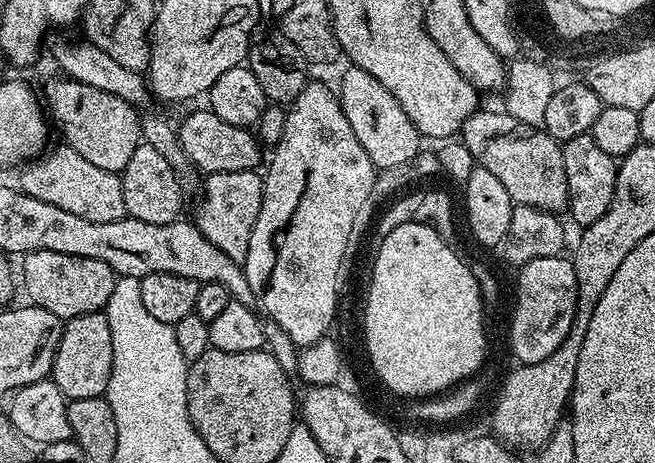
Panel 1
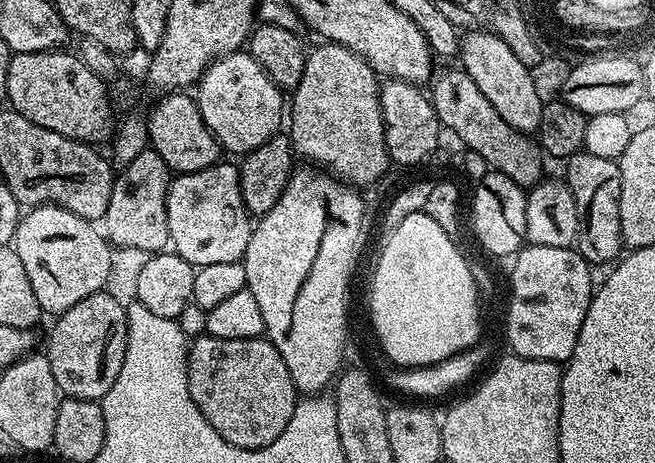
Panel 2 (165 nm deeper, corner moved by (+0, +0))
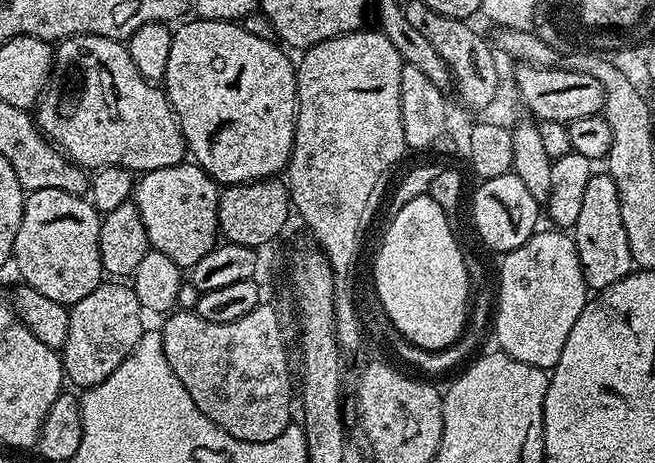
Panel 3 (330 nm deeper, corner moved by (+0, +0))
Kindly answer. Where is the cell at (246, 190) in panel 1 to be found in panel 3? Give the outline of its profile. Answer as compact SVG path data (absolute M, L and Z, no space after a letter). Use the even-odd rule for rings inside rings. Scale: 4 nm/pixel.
M185 162L178 166L166 166L162 170L145 172L135 181L134 203L142 218L142 226L146 226L148 242L153 252L166 254L181 270L190 270L202 254L210 254L210 250L218 243L220 231L218 222L218 206L221 189L215 180L202 170L195 162Z

